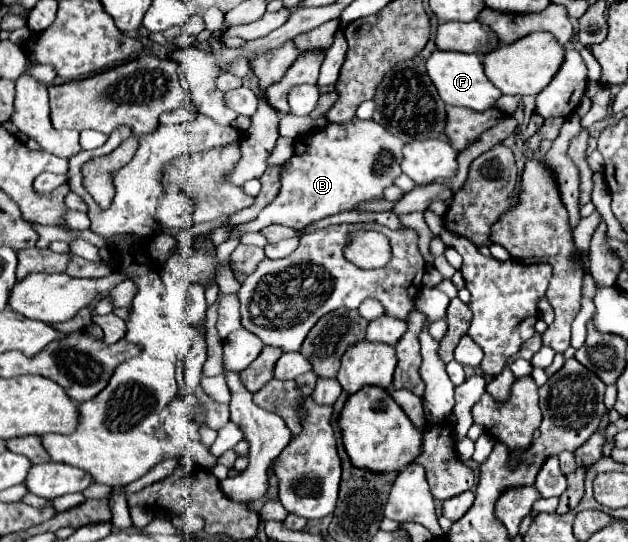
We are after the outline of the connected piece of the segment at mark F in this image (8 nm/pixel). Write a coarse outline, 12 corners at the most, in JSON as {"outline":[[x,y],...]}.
{"outline":[[436,50],[428,76],[450,106],[482,112],[502,96],[476,54]]}

